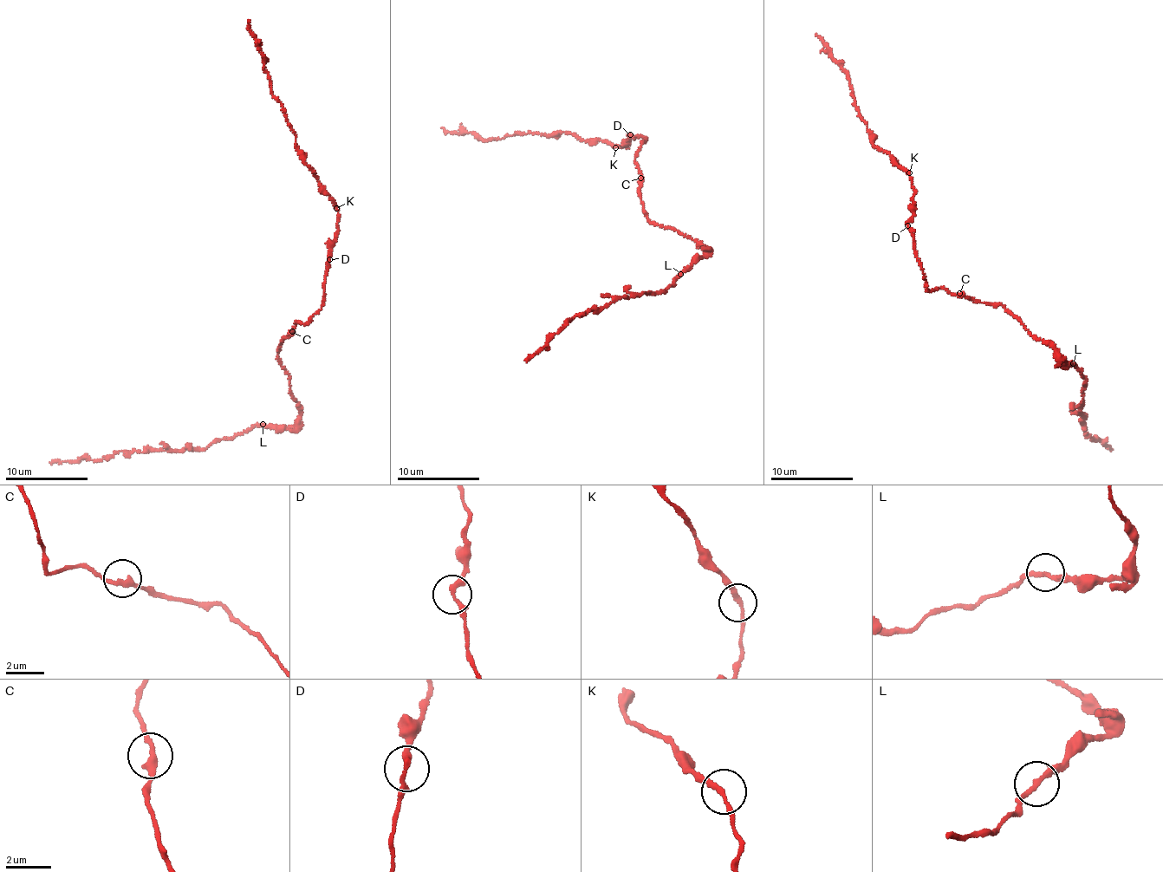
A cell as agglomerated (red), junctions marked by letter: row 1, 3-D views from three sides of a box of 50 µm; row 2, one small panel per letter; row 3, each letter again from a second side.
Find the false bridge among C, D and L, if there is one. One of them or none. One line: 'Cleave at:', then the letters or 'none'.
Cleave at: none

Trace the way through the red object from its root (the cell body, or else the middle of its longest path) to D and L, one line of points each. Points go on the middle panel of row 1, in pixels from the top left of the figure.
D: (641, 178), (635, 154), (646, 139), (641, 136), (634, 139), (631, 134)
L: (641, 178), (640, 198), (645, 216), (652, 222), (675, 228), (703, 247), (706, 252), (680, 274)

